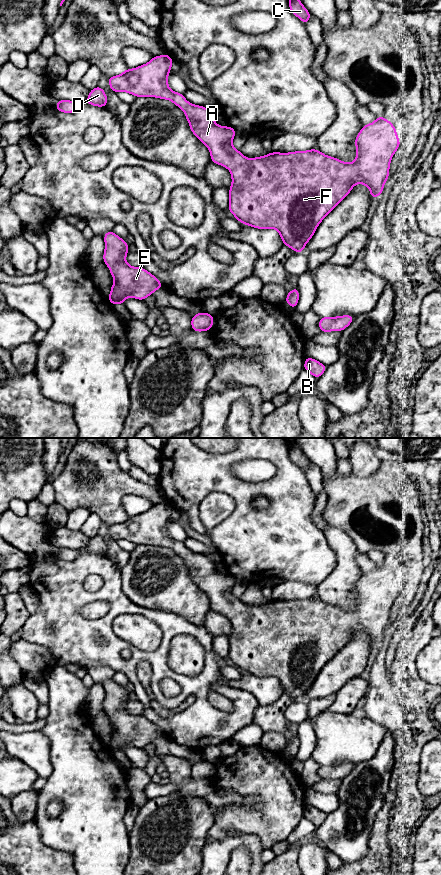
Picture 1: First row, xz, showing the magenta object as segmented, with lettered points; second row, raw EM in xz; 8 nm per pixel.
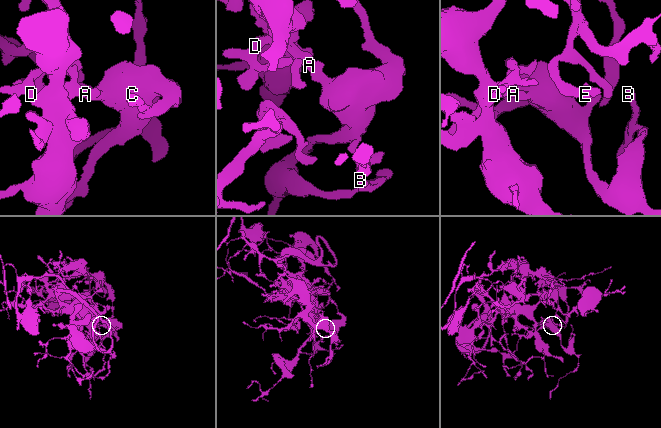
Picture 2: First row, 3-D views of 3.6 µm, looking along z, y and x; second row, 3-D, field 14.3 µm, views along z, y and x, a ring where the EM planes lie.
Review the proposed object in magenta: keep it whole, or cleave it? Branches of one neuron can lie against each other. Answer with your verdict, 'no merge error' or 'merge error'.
no merge error

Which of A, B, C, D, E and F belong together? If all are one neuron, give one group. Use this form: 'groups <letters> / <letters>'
groups A B C D E F

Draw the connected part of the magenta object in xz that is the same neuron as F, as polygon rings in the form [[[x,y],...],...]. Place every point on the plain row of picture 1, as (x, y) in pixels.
[[[168,503],[153,505],[148,511],[133,517],[125,517],[120,523],[109,525],[110,537],[117,541],[124,539],[135,545],[155,545],[172,549],[181,556],[186,564],[191,580],[205,592],[210,599],[211,609],[230,618],[232,632],[229,636],[228,657],[242,672],[252,674],[256,677],[275,677],[279,680],[284,693],[293,697],[295,701],[305,700],[304,695],[314,683],[322,668],[345,646],[352,636],[360,631],[370,638],[370,645],[380,645],[384,632],[389,626],[390,610],[400,595],[400,588],[396,577],[389,568],[379,564],[370,572],[363,573],[355,586],[356,607],[354,610],[346,611],[337,606],[327,604],[318,597],[307,599],[295,599],[288,601],[271,600],[267,603],[246,606],[239,598],[232,593],[236,578],[230,574],[220,574],[215,571],[213,563],[206,555],[194,553],[188,550],[184,543],[171,538],[168,534],[168,522],[173,512],[172,506]]]

